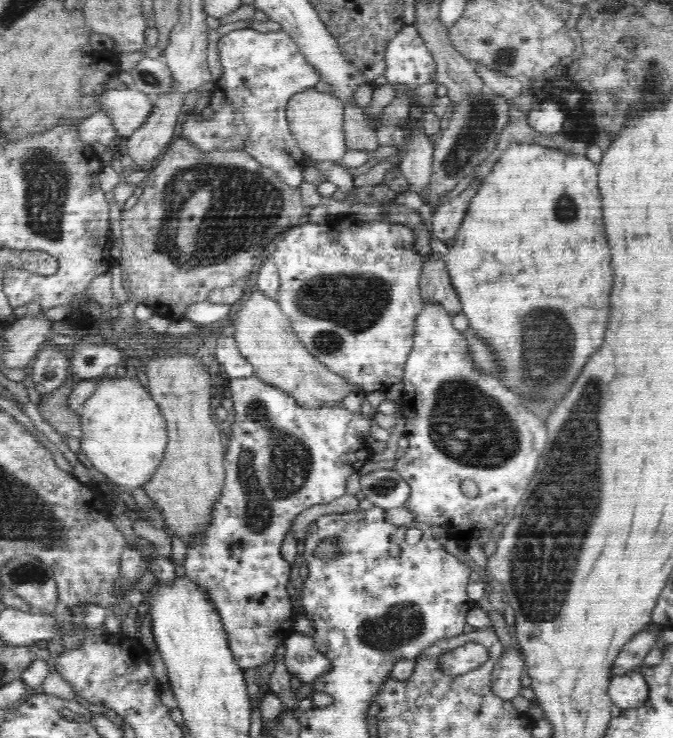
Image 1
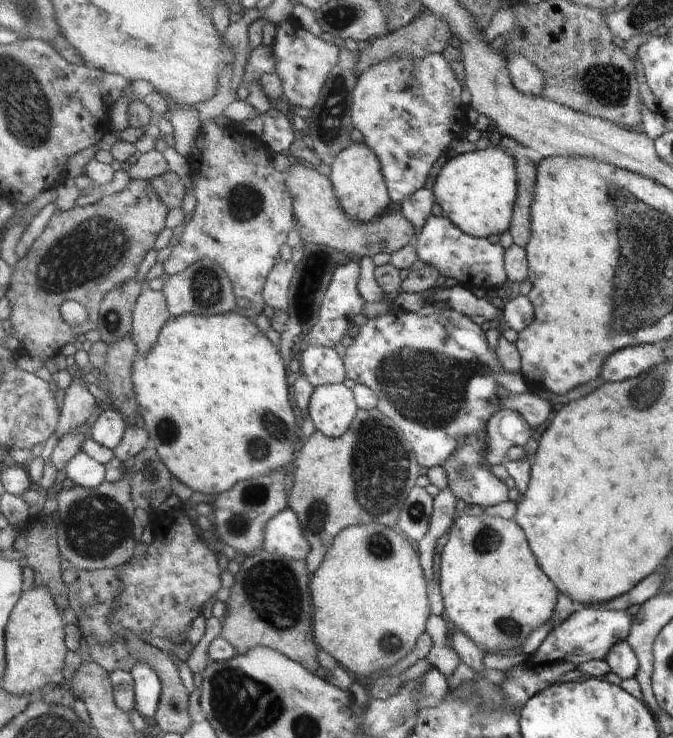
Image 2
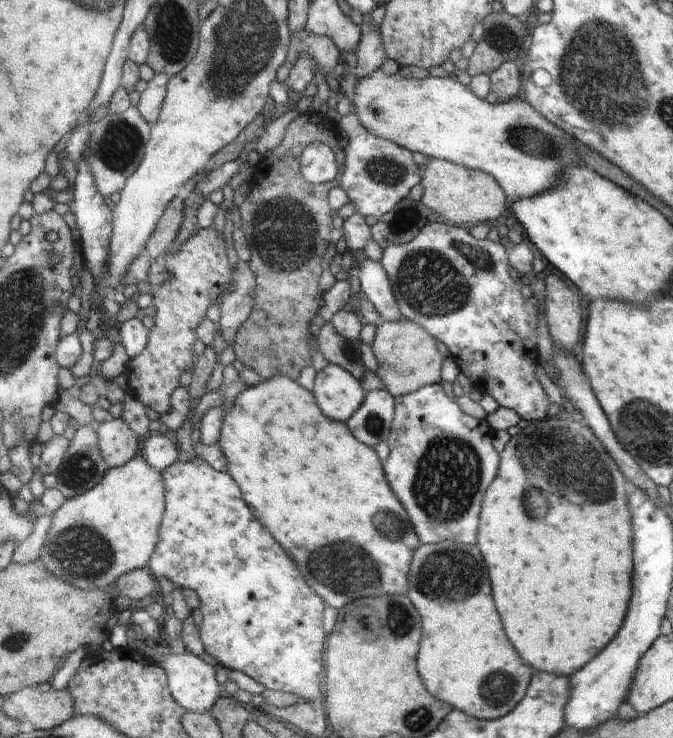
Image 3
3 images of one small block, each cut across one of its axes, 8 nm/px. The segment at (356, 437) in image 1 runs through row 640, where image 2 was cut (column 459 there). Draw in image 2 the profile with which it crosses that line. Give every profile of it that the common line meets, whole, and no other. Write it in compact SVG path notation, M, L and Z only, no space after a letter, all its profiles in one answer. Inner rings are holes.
M431 215L413 242L416 243L414 245L418 260L436 268L438 276L457 280L458 286L470 292L473 292L474 289L484 290L486 293L490 290L498 290L507 280L504 269L505 250L499 245L499 242L490 242L490 237L481 238L465 234L446 216Z

